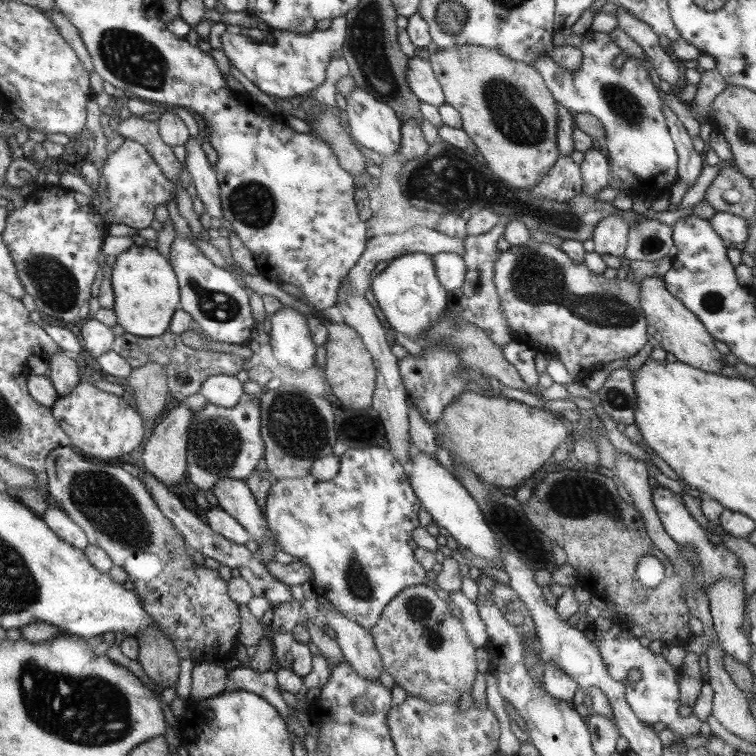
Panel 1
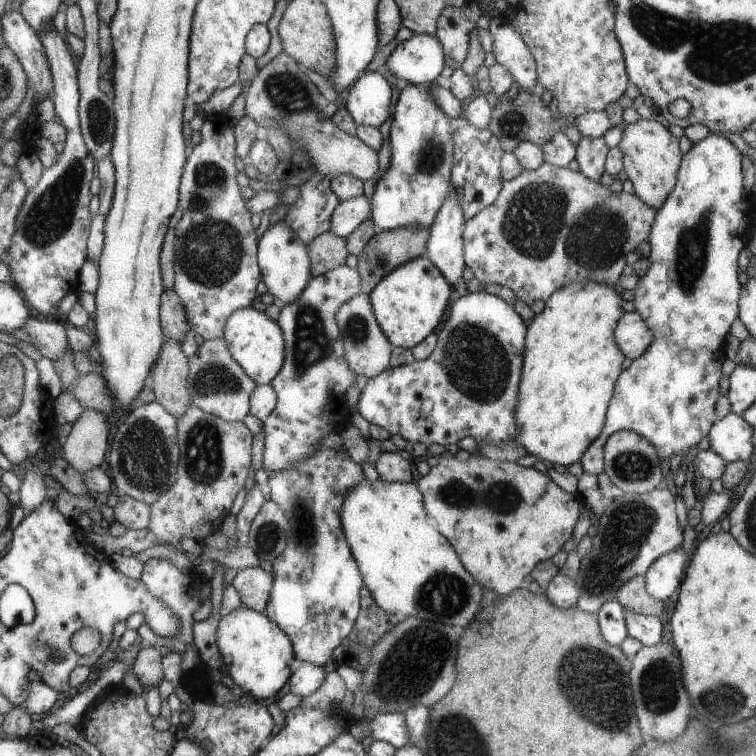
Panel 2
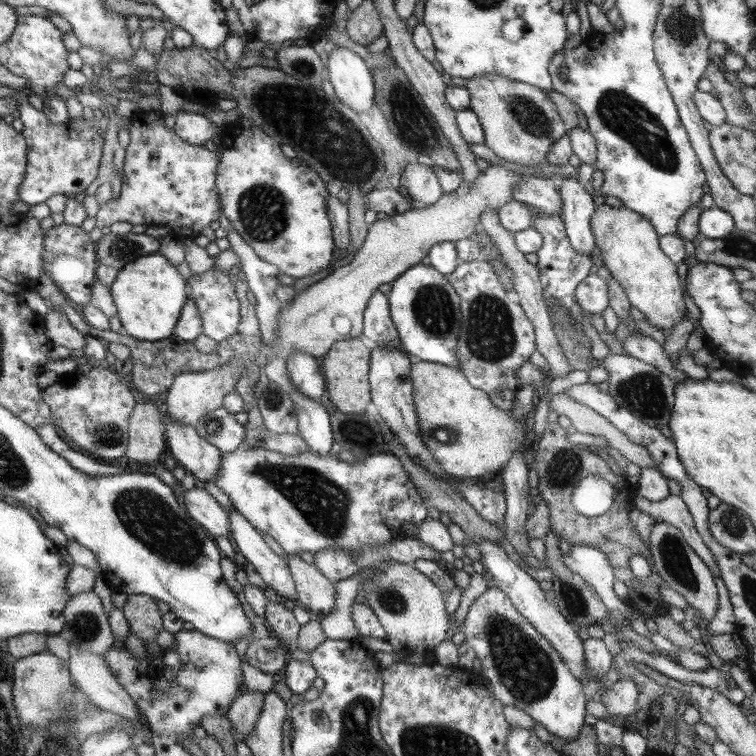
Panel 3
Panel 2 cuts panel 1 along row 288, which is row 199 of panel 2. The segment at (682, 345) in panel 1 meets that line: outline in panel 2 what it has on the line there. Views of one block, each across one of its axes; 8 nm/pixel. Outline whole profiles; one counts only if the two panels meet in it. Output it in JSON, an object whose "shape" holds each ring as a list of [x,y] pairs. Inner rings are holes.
{"shape":[[[644,113],[635,123],[626,125],[618,142],[622,152],[623,169],[627,179],[631,181],[633,192],[641,202],[655,210],[662,208],[676,186],[676,178],[683,158],[679,151],[678,139],[672,137],[665,126],[653,121],[650,115]]]}

